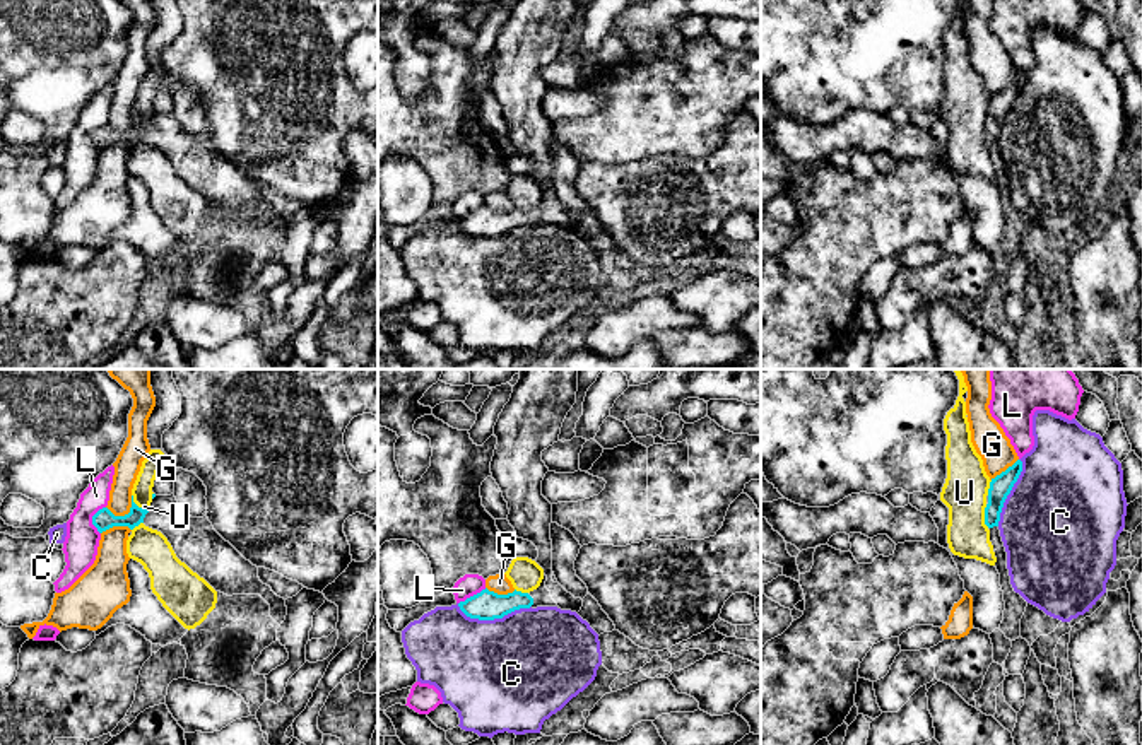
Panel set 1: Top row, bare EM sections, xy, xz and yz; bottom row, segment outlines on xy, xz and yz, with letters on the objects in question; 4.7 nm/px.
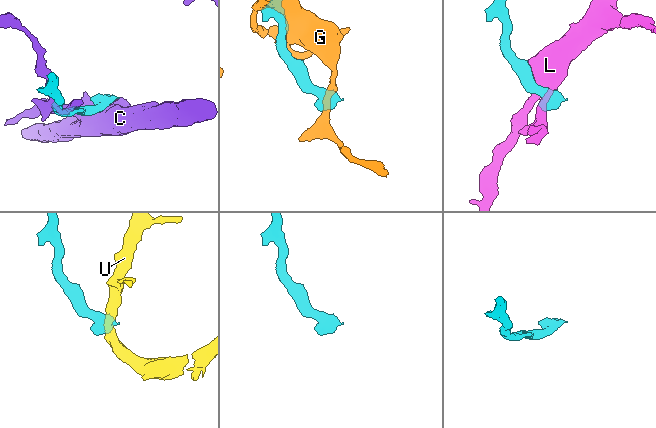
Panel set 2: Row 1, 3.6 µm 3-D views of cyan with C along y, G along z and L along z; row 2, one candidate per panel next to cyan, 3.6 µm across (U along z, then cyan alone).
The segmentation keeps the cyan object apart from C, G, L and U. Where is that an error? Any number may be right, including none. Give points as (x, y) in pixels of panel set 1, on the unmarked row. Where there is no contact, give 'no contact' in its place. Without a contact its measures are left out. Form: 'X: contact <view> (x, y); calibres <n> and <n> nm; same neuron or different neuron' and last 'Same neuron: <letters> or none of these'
C: contact xz (493, 236); calibres 140 and 500 nm; different neuron
G: contact xy (125, 132); calibres 100 and 120 nm; different neuron
L: contact xy (93, 137); calibres 100 and 160 nm; different neuron
U: contact xy (137, 123); calibres 100 and 100 nm; different neuron
Same neuron: none of these

